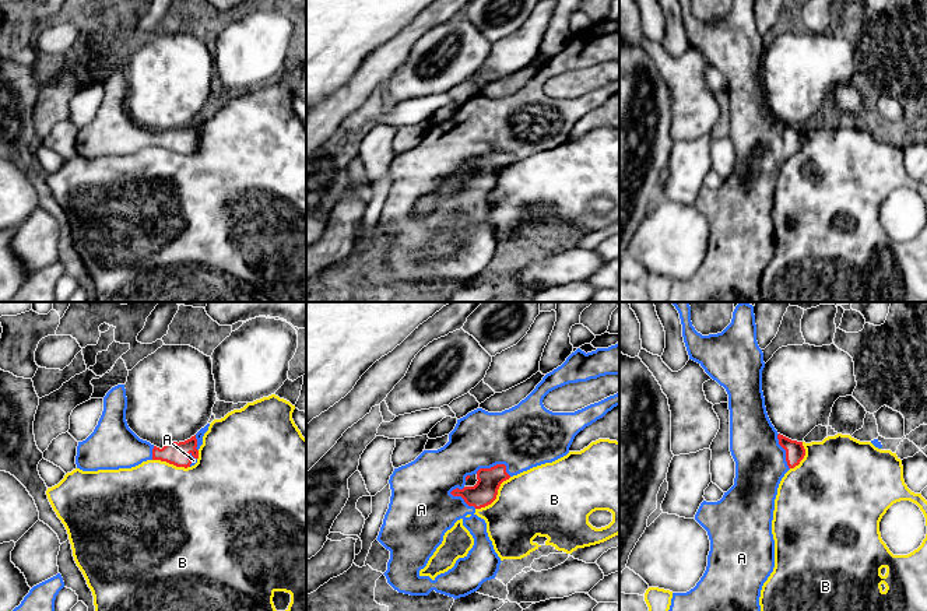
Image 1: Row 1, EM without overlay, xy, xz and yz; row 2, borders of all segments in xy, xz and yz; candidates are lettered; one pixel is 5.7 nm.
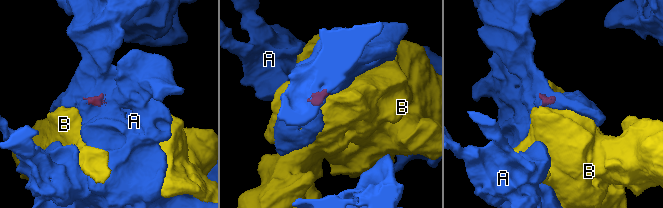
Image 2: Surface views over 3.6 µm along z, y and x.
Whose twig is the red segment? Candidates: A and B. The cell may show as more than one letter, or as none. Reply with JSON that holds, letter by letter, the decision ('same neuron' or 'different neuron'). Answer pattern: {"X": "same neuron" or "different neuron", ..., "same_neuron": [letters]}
{"A": "same neuron", "B": "different neuron", "same_neuron": ["A"]}

